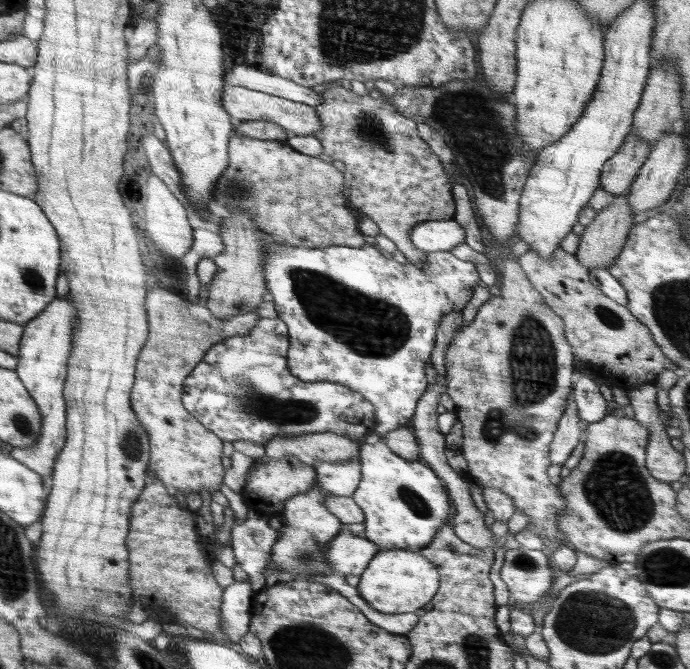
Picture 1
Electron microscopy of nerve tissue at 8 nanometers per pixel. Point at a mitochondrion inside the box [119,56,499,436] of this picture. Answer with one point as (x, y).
(368, 326)

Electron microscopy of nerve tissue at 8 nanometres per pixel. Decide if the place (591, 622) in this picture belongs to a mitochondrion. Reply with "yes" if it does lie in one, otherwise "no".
yes

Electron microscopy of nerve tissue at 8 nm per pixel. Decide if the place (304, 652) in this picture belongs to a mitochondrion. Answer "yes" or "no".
yes

